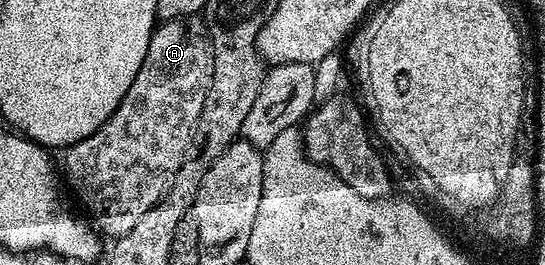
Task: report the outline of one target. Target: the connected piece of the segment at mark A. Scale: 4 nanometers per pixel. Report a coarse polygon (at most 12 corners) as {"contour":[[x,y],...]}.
{"contour":[[203,17],[161,21],[102,128],[63,151],[101,235],[168,191],[210,92]]}

